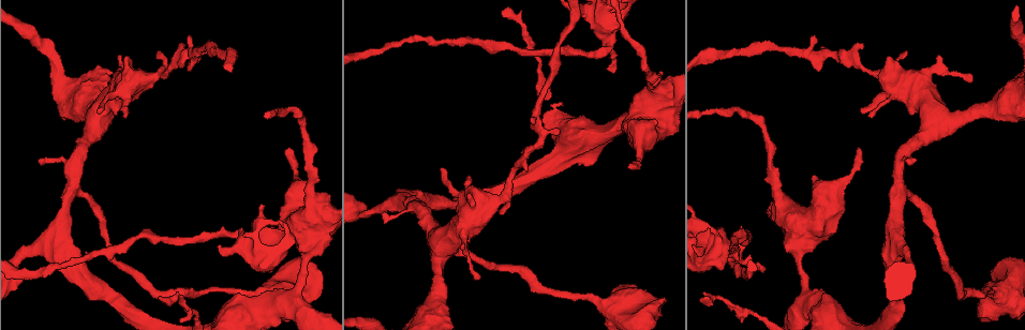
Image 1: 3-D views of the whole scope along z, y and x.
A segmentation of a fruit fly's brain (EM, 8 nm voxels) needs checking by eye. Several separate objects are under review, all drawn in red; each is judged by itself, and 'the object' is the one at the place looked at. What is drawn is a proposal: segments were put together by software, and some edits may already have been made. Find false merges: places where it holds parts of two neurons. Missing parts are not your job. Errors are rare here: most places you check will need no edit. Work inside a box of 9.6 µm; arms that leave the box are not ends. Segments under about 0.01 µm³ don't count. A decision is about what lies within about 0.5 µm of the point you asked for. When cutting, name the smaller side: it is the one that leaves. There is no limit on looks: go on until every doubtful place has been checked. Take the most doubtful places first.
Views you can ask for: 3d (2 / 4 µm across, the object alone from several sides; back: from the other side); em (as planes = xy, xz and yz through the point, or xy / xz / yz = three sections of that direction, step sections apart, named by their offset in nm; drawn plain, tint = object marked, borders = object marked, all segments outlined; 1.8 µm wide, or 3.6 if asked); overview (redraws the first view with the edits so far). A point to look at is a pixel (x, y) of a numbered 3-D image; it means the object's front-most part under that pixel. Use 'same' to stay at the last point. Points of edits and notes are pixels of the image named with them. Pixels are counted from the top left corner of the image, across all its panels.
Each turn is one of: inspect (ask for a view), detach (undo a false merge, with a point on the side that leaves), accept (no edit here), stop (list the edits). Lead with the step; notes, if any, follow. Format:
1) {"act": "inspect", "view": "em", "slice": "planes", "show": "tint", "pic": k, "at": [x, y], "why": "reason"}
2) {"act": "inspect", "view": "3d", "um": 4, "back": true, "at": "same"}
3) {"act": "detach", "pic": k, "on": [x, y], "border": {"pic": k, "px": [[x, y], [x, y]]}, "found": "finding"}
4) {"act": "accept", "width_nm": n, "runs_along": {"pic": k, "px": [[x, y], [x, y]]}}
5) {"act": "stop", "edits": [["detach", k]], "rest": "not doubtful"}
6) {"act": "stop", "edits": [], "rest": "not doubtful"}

{"act": "inspect", "view": "3d", "um": 4, "back": true, "pic": 1, "at": [262, 256]}

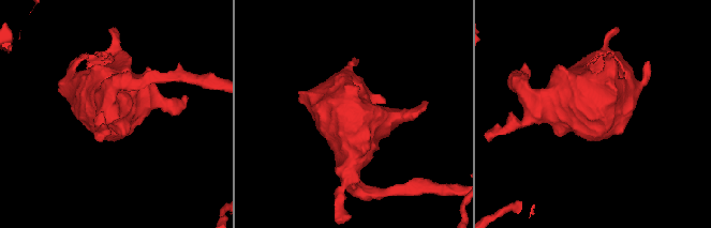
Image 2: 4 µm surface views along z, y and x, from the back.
{"act": "inspect", "view": "em", "um": 3.6, "slice": "planes", "show": "tint", "pic": 2, "at": [583, 115]}

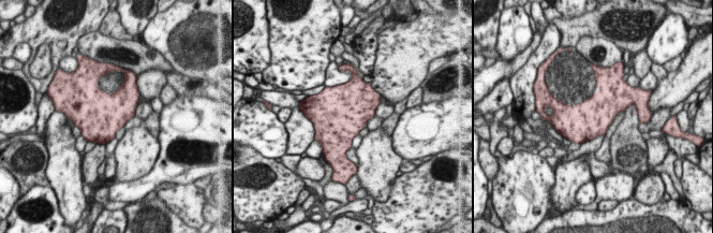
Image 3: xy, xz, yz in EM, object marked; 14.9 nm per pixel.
{"act": "accept", "width_nm": 550, "found": "all the same neuron"}

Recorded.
{"act": "inspect", "view": "3d", "um": 4, "back": true, "pic": 1, "at": [465, 241], "why": "sudden change in width"}

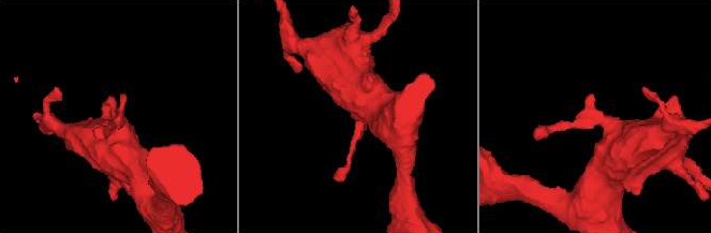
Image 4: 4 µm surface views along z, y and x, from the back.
{"act": "inspect", "view": "em", "um": 3.6, "slice": "planes", "show": "tint", "pic": 4, "at": [598, 122]}

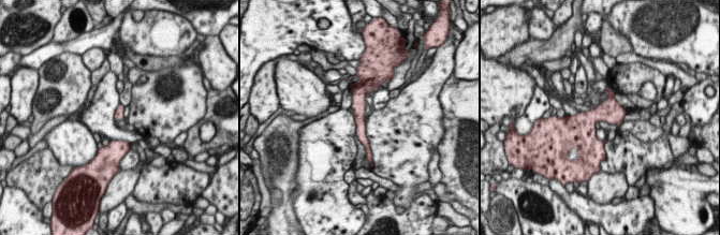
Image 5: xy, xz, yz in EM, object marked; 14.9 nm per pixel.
{"act": "accept", "runs_along": {"pic": 5, "px": [[358, 87], [361, 135], [366, 144]]}, "found": "all the same neuron"}

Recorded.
{"act": "inspect", "view": "3d", "um": 2, "pic": 1, "at": [612, 51]}

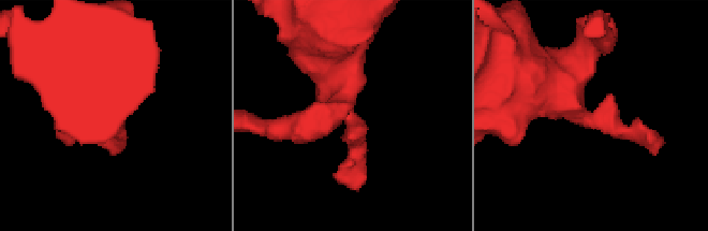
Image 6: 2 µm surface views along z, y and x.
{"act": "inspect", "view": "em", "slice": "planes", "show": "tint", "pic": 6, "at": [596, 118], "why": "shape alone is not enough"}

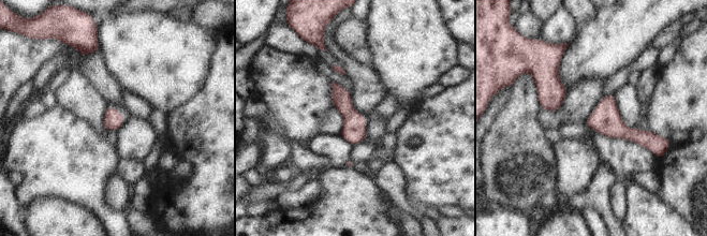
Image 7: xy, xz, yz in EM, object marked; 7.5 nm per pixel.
{"act": "accept", "width_nm": 150, "found": "one neuron here"}

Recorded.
{"act": "stop", "edits": [], "rest": "not doubtful"}

